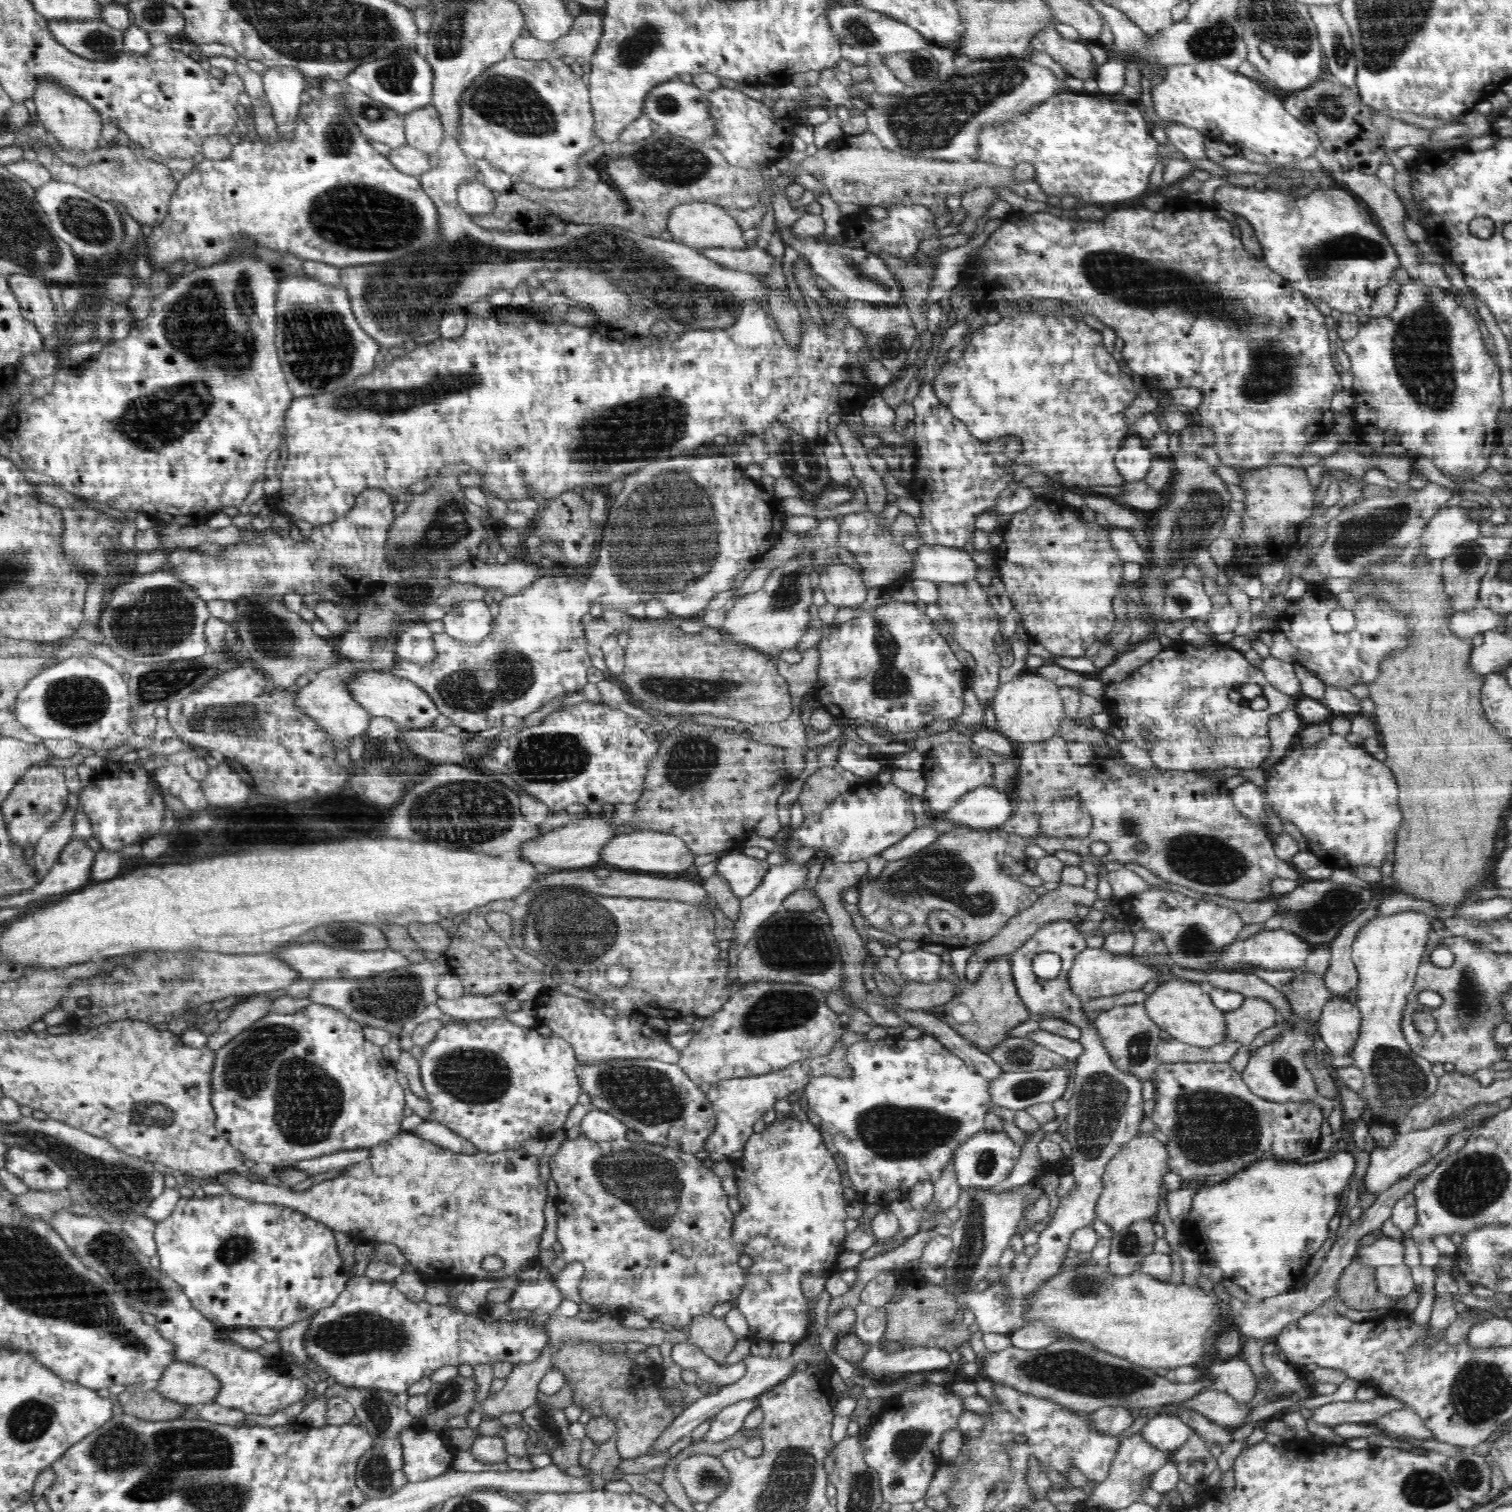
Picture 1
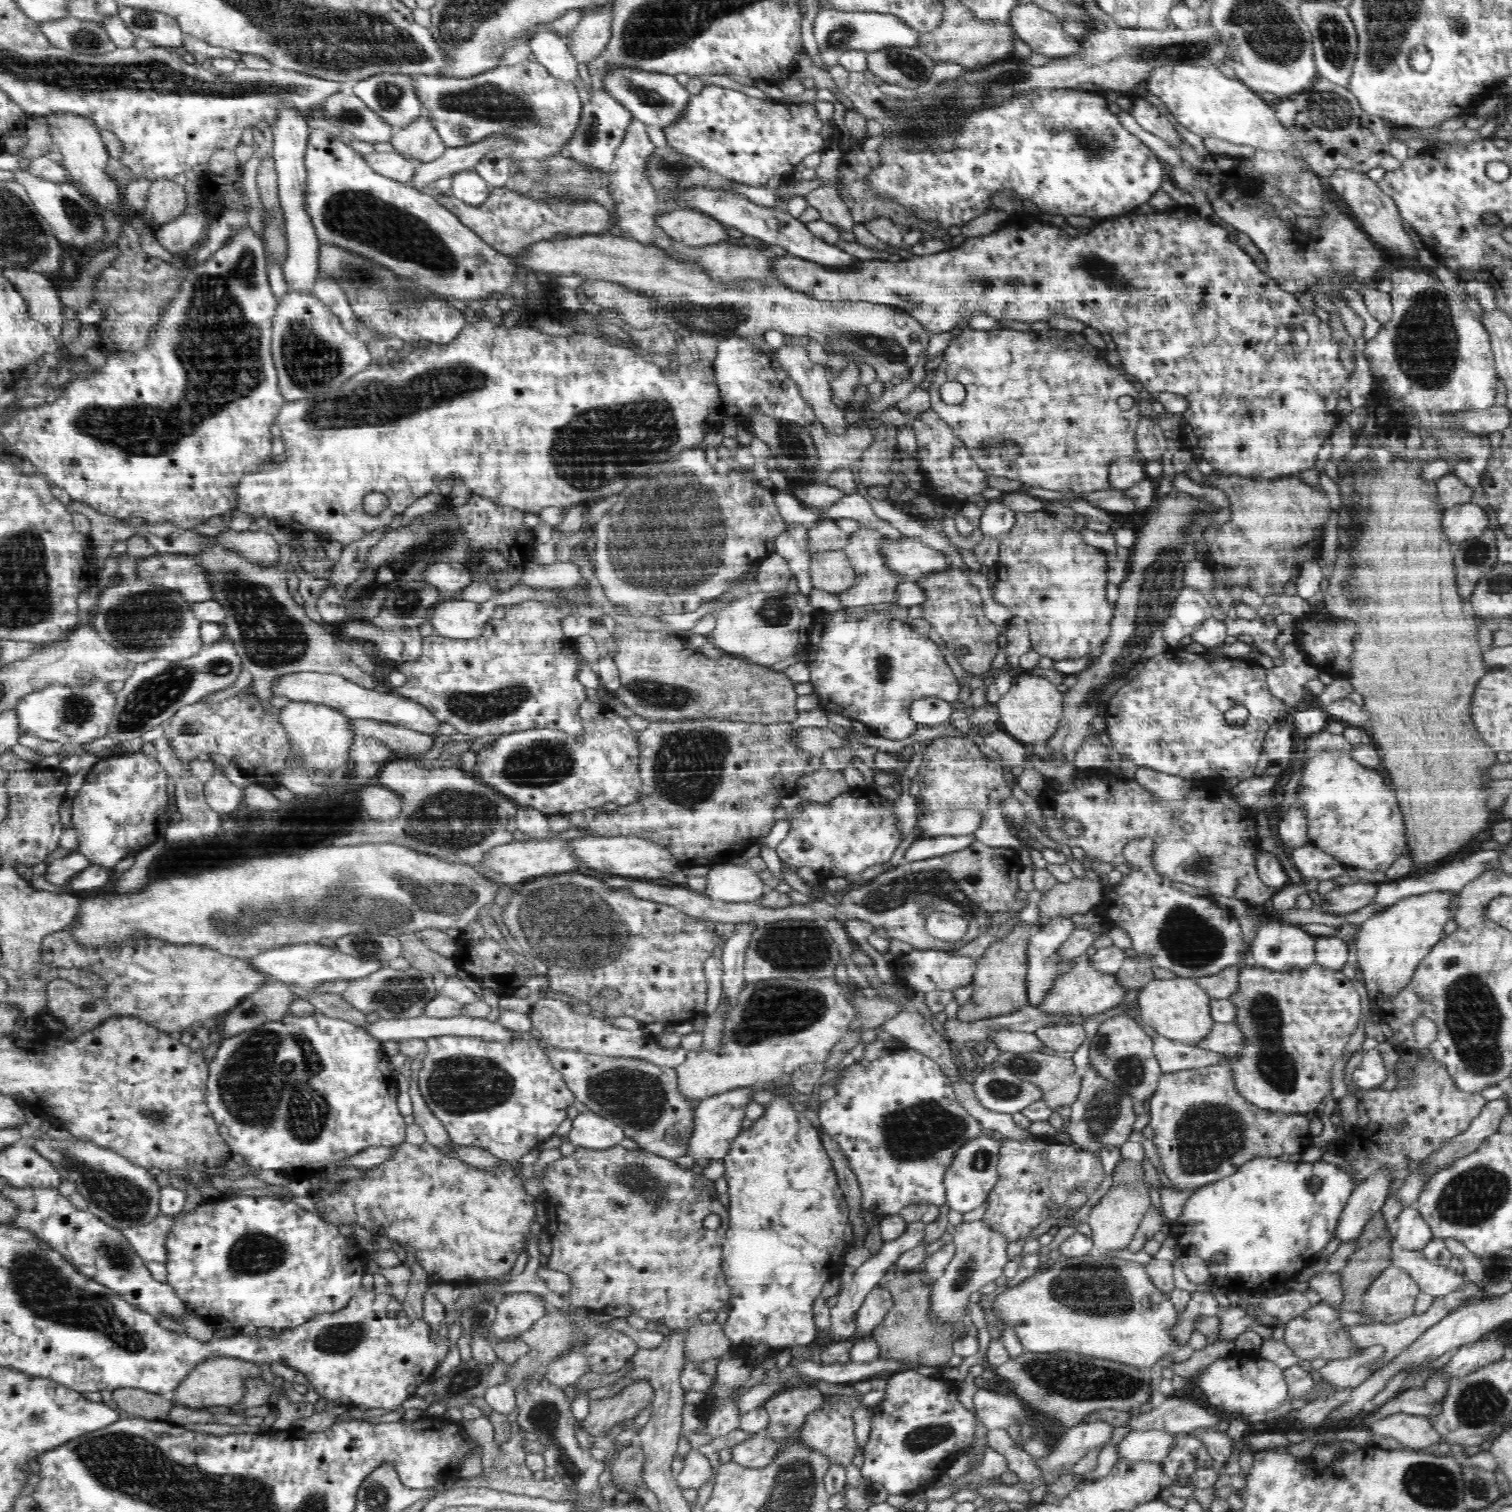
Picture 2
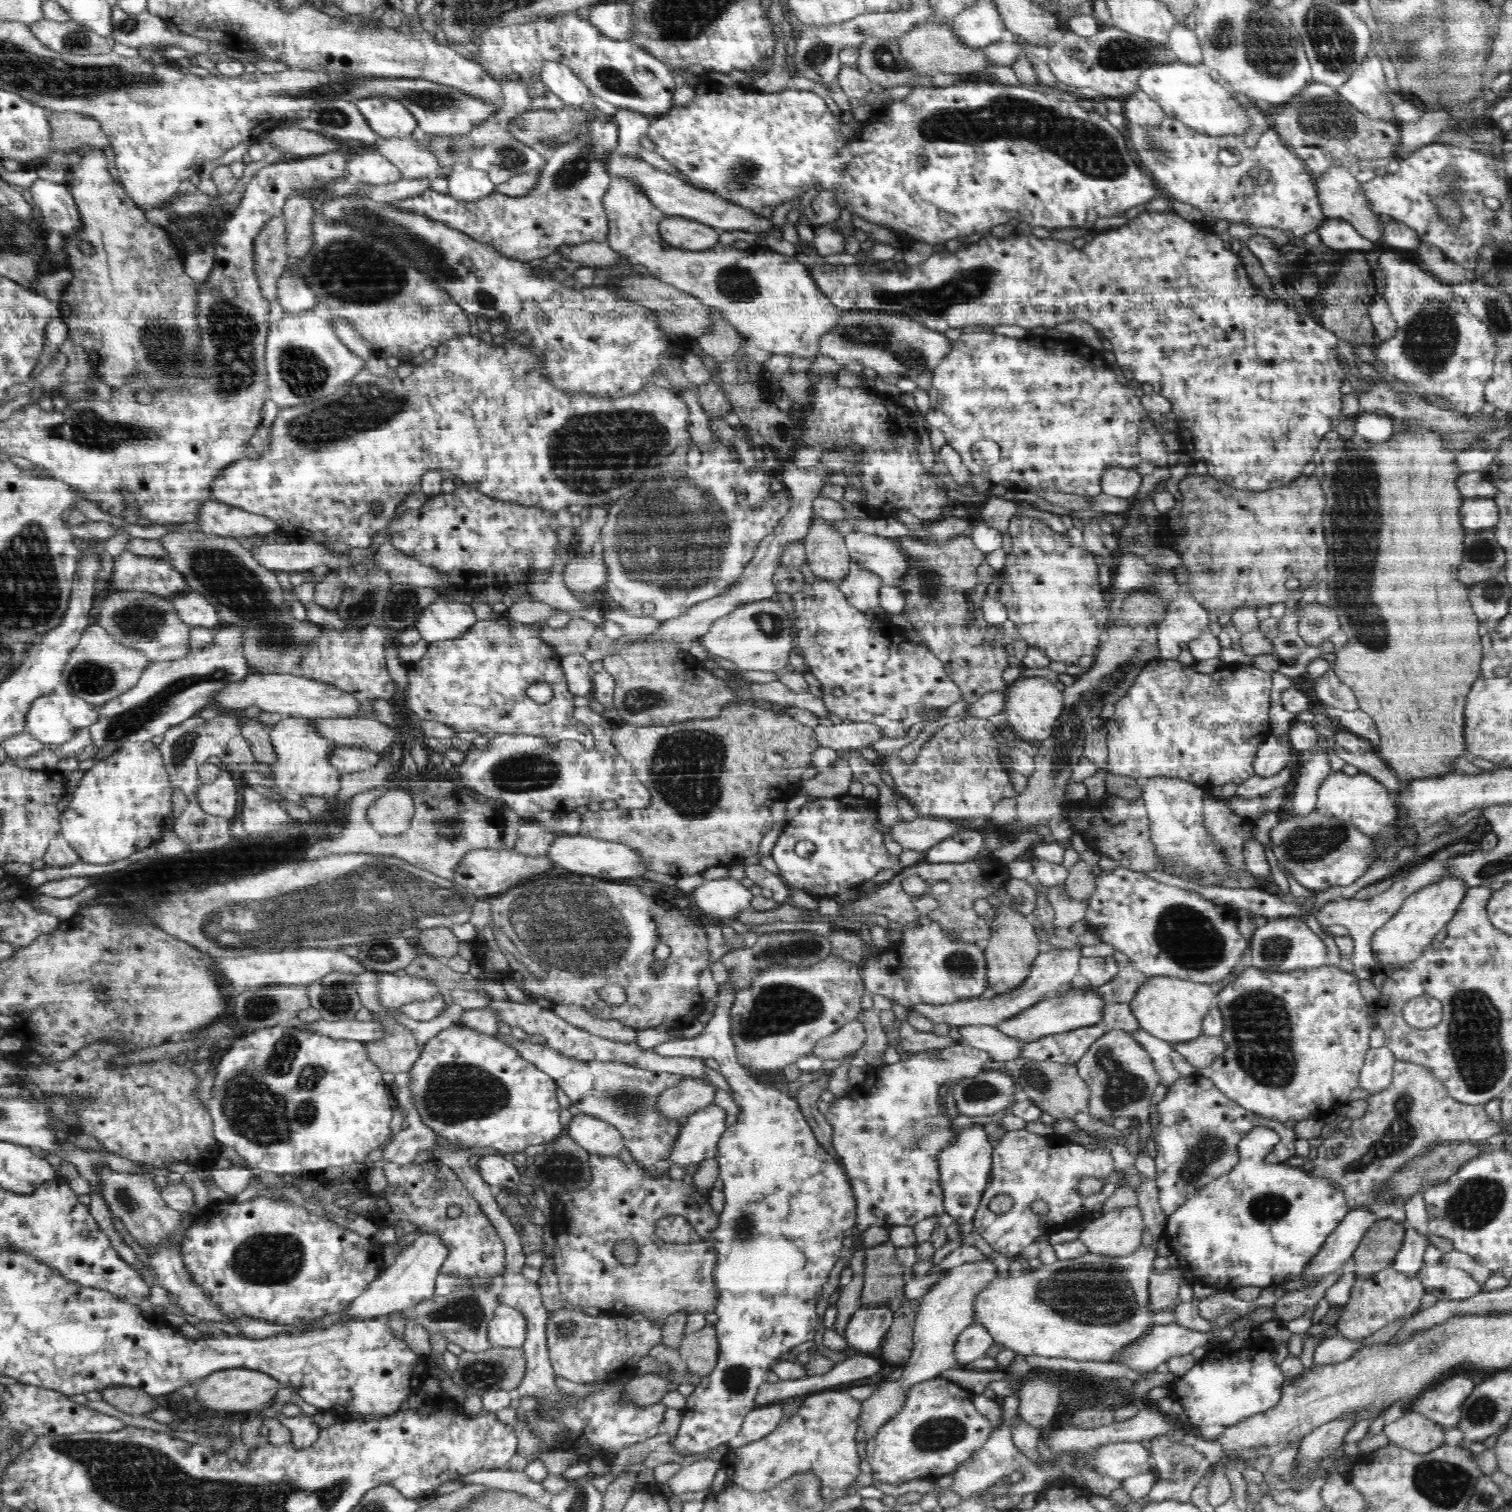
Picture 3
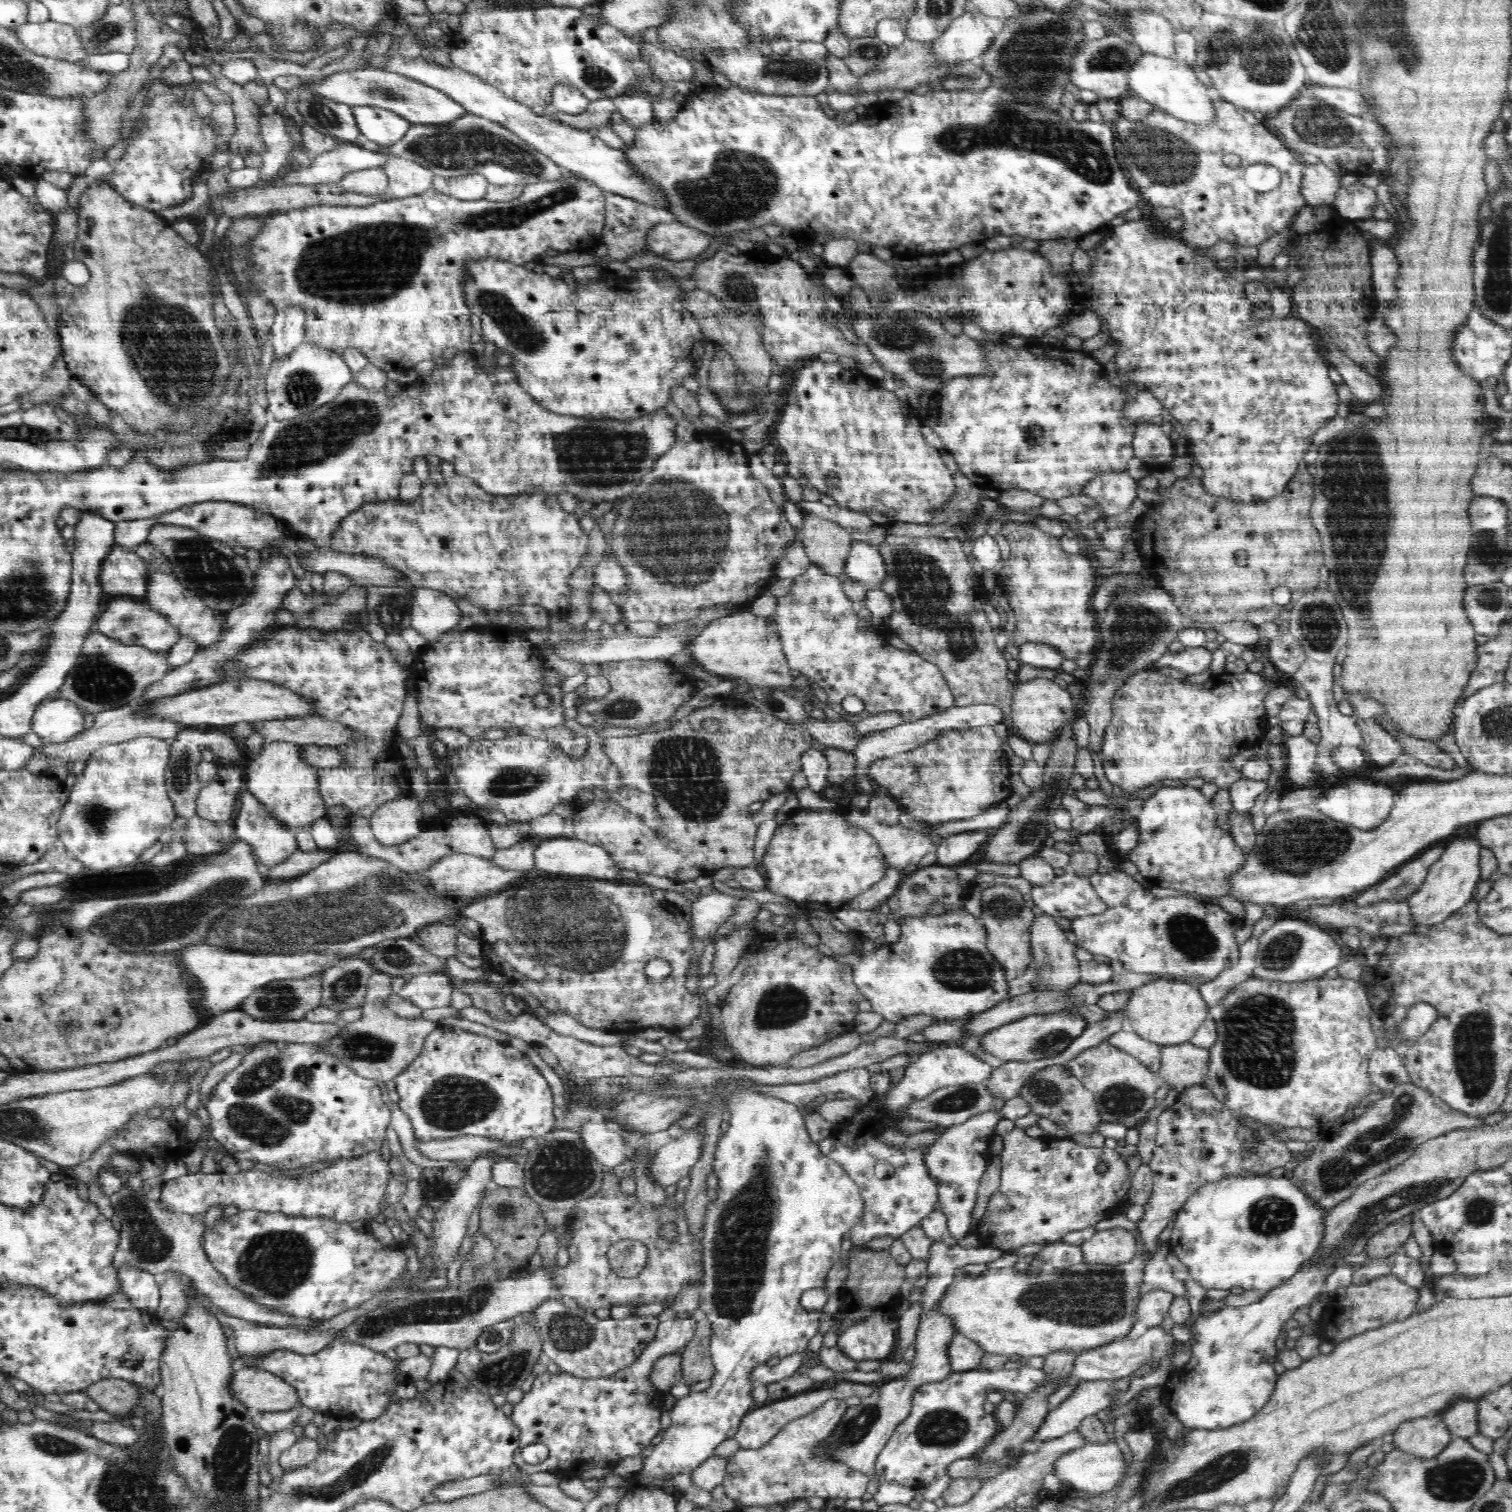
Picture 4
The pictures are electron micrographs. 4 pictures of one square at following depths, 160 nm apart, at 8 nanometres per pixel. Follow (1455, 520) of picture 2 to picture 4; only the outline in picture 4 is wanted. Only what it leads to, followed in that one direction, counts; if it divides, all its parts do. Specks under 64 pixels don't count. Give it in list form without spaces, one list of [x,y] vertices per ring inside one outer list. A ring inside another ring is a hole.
[[[1476,496],[1470,504],[1472,530],[1502,533],[1508,528],[1511,513],[1507,505],[1493,496]]]

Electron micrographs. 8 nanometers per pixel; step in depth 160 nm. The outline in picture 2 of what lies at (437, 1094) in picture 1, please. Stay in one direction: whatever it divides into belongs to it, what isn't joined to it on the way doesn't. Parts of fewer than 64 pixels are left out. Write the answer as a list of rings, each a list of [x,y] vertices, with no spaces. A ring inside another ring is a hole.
[[[518,1033],[512,1038],[512,1043],[500,1043],[497,1040],[482,1040],[474,1037],[458,1037],[458,1036],[440,1036],[426,1039],[427,1051],[421,1056],[423,1059],[422,1068],[417,1076],[417,1085],[419,1091],[426,1101],[428,1108],[442,1122],[444,1129],[449,1133],[450,1139],[460,1146],[472,1146],[483,1148],[490,1151],[497,1159],[518,1161],[524,1154],[528,1154],[530,1150],[535,1148],[539,1143],[547,1138],[556,1135],[559,1126],[567,1119],[567,1108],[573,1104],[575,1100],[574,1094],[570,1092],[568,1085],[564,1082],[562,1075],[552,1068],[546,1052],[551,1046],[545,1040],[535,1039],[530,1033]]]

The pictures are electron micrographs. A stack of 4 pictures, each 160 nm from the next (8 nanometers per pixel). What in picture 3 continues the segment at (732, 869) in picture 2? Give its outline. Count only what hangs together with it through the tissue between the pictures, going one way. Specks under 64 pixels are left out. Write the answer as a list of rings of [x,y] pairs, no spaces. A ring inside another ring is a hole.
[[[729,877],[705,881],[693,892],[693,896],[697,909],[704,916],[724,922],[749,909],[753,897],[750,888]]]

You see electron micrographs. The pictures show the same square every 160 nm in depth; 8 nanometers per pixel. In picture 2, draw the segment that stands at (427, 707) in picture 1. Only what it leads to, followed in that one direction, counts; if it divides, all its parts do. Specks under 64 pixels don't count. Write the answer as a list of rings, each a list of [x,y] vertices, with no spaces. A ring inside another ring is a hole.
[[[299,672],[278,677],[271,686],[271,696],[286,698],[288,702],[323,704],[341,710],[348,718],[372,719],[395,725],[404,725],[410,730],[424,734],[438,735],[438,726],[440,726],[440,721],[427,708],[400,696],[395,690],[391,693],[380,693],[374,688],[366,690],[366,688],[350,682],[338,673]]]

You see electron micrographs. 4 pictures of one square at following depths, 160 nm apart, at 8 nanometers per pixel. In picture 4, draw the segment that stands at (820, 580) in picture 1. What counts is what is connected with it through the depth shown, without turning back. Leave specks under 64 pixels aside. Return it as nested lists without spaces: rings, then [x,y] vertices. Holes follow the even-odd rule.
[[[809,514],[804,515],[803,524],[802,543],[813,565],[831,576],[843,575],[853,544],[850,530]]]

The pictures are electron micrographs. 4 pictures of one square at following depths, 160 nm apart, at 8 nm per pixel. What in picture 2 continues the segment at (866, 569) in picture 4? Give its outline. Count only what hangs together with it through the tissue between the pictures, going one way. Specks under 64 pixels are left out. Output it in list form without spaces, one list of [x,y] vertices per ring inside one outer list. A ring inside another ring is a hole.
[[[820,520],[815,522],[809,533],[809,552],[824,550],[844,551],[849,544],[851,534],[843,532],[836,524],[837,520]],[[903,538],[902,540],[886,540],[882,544],[882,557],[886,567],[892,572],[902,575],[904,581],[918,581],[930,574],[950,567],[944,553],[926,547],[920,539]]]

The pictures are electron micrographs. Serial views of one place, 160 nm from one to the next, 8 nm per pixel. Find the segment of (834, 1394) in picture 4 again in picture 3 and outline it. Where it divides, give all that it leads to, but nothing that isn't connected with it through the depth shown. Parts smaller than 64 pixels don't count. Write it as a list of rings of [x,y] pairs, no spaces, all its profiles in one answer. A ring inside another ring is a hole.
[[[779,1403],[756,1406],[746,1414],[740,1432],[728,1442],[728,1446],[738,1448],[748,1442],[768,1436],[784,1419],[784,1409]]]

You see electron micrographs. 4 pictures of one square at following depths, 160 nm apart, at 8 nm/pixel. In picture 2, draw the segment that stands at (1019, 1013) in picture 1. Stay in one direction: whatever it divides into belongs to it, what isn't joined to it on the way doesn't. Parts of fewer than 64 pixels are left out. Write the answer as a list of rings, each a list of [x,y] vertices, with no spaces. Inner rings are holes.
[[[1030,923],[1016,924],[1002,939],[994,941],[983,957],[976,959],[977,968],[973,976],[973,996],[969,1004],[958,1010],[956,1021],[976,1022],[984,1018],[1004,1016],[1018,1012],[1028,1004],[1028,940],[1034,926]]]

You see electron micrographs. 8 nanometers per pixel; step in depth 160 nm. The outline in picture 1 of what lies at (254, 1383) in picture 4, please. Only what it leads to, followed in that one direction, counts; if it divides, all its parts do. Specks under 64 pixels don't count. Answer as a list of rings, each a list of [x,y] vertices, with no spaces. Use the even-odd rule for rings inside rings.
[[[175,1360],[152,1387],[167,1399],[198,1406],[214,1401],[220,1392],[220,1381],[202,1365]]]

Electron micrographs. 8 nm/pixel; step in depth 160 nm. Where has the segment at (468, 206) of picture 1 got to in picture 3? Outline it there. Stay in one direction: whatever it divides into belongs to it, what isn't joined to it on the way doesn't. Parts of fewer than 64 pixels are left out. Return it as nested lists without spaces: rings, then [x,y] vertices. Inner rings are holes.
[[[467,167],[452,172],[447,177],[447,185],[449,195],[456,200],[480,200],[495,191],[495,184],[486,172]]]

